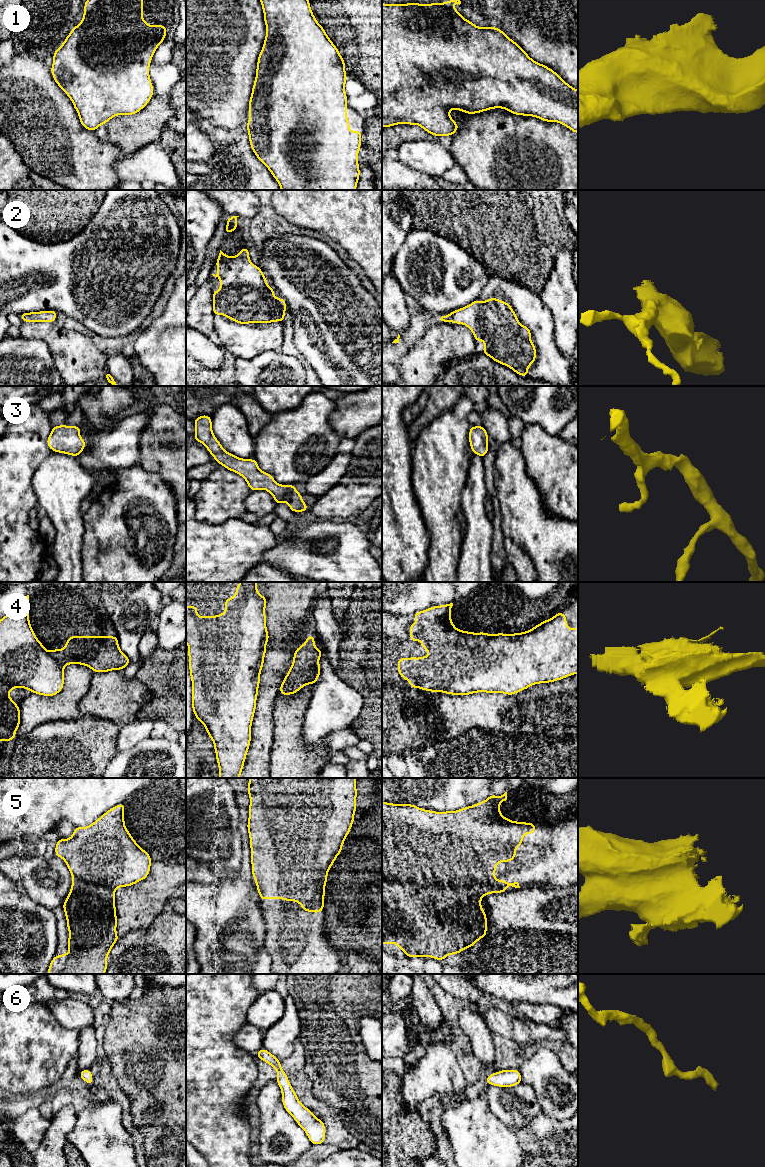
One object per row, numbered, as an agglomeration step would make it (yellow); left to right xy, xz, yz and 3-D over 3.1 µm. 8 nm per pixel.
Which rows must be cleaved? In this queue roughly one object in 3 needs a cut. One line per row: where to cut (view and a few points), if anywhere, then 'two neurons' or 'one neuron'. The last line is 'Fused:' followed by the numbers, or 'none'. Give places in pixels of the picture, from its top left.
1: no cut | one neuron
2: no cut | one neuron
3: no cut | one neuron
4: no cut | one neuron
5: no cut | one neuron
6: no cut | one neuron
Fused: none

